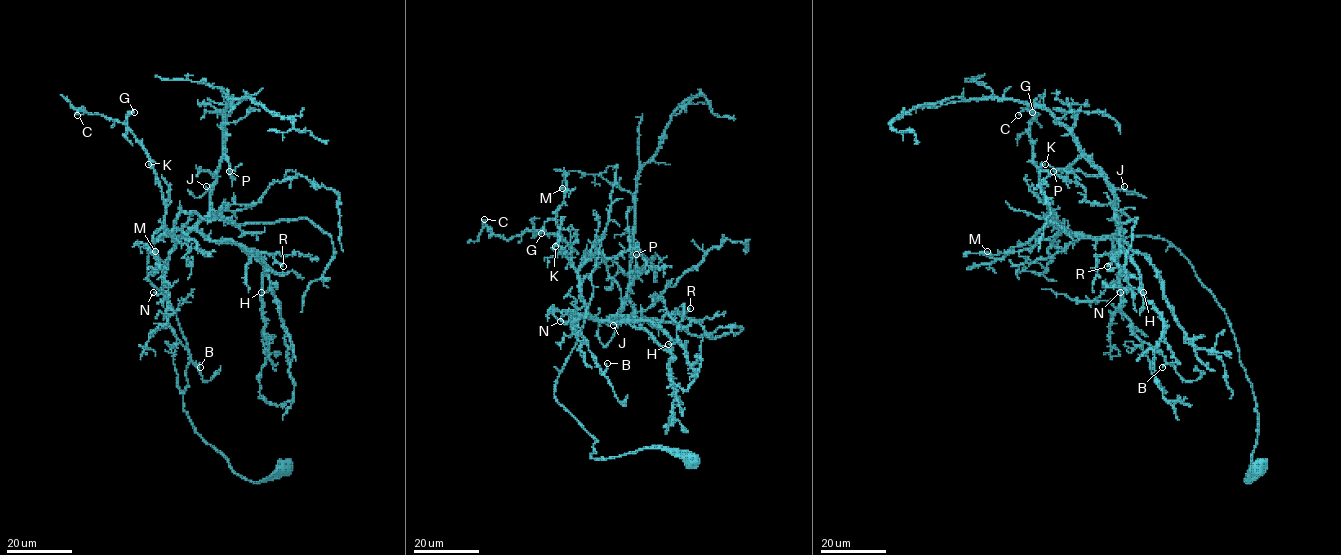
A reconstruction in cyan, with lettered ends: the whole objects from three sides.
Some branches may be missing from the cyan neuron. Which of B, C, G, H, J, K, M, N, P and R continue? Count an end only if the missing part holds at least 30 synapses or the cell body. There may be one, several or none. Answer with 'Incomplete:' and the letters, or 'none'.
Incomplete: P

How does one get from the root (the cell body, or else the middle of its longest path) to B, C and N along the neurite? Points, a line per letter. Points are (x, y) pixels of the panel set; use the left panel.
B: (284, 469), (242, 478), (183, 409), (189, 349), (147, 275), (166, 235), (165, 318), (200, 367)
C: (284, 469), (247, 480), (195, 431), (147, 275), (179, 239), (152, 162), (77, 115)
N: (284, 469), (242, 478), (183, 409), (189, 349), (147, 275), (151, 245), (173, 235), (162, 292), (153, 292)

